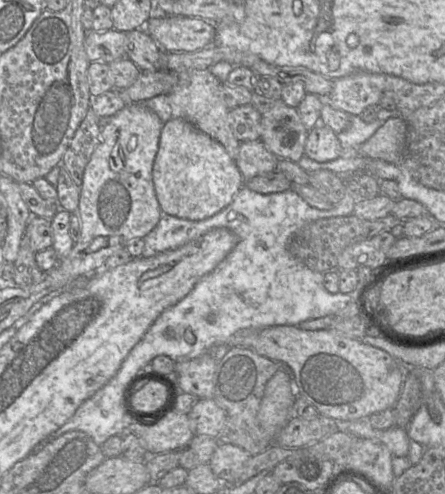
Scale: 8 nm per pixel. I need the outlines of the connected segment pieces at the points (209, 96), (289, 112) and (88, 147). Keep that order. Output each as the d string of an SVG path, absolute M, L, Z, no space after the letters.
M209 69L187 70L178 72L178 83L169 93L172 118L185 119L211 138L223 145L230 157L235 161L239 153L240 141L238 141L229 123L229 108L222 96L222 82L216 78Z
M282 99L262 115L261 141L279 159L298 163L305 154L309 131L301 121L297 108L286 105Z
M89 108L62 158L61 164L79 187L82 185L85 167L99 143L101 129L98 119L99 117Z

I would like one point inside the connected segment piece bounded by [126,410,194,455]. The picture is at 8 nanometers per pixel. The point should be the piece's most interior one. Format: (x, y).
(171, 433)

